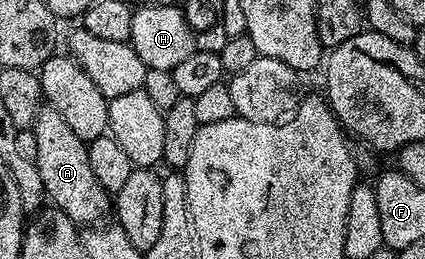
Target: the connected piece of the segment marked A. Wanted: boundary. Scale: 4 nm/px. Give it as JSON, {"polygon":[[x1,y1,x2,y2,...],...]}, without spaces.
{"polygon":[[42,107,37,113,37,121,33,124,33,134,37,144,37,170,43,175,43,187,46,198,56,208,62,209,78,227,88,227,100,222,105,212,110,212,111,195,95,179,91,172,91,163,87,160,88,144,63,123,59,111]]}

